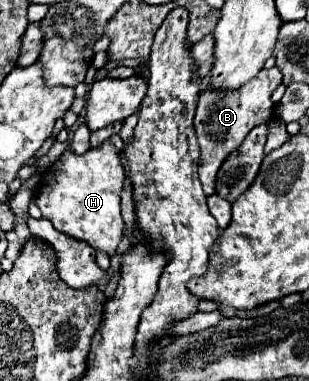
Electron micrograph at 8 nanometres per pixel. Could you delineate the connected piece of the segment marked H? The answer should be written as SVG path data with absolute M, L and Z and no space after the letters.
M104 141L100 147L86 151L84 155L74 155L64 151L62 157L50 167L40 185L36 205L42 211L54 229L86 241L96 251L104 251L110 257L116 253L116 247L122 237L122 215L120 215L120 193L124 187L124 169L120 163L120 153L110 141Z

